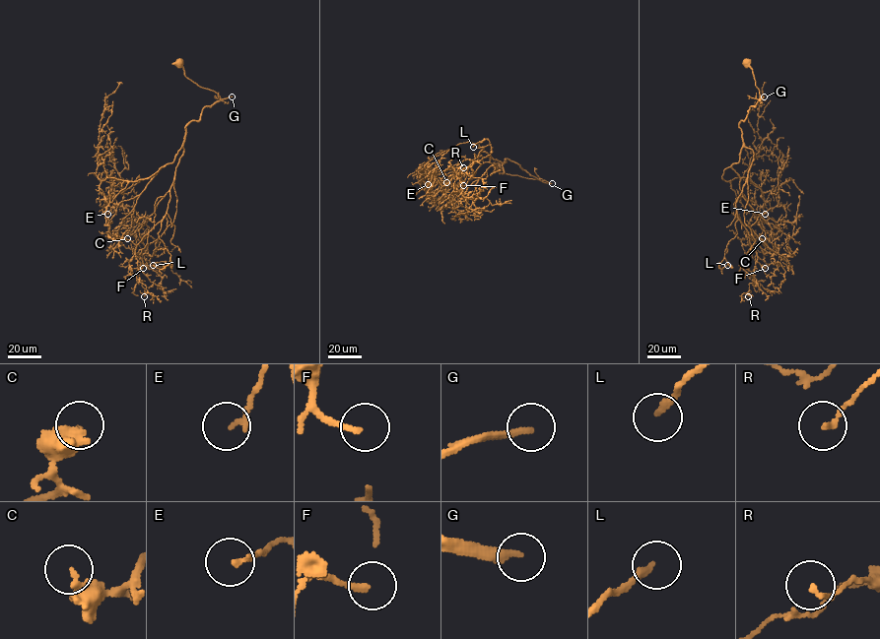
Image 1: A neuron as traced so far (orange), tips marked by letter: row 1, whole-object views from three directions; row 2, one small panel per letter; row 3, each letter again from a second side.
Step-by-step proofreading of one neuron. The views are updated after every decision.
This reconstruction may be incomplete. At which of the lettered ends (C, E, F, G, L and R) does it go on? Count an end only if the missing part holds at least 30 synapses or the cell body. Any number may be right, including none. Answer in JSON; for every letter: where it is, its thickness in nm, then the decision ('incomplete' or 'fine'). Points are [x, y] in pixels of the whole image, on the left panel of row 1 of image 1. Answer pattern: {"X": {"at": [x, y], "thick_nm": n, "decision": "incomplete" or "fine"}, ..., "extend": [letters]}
{"C": {"at": [127, 238], "thick_nm": 320, "decision": "fine"}, "E": {"at": [107, 214], "thick_nm": 160, "decision": "fine"}, "F": {"at": [143, 268], "thick_nm": 160, "decision": "incomplete"}, "G": {"at": [232, 96], "thick_nm": 240, "decision": "incomplete"}, "L": {"at": [153, 265], "thick_nm": 200, "decision": "incomplete"}, "R": {"at": [144, 296], "thick_nm": 140, "decision": "fine"}, "extend": ["F", "G", "L"]}

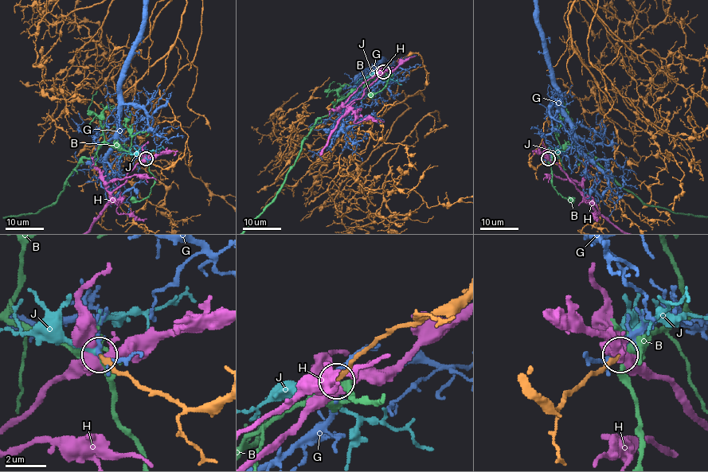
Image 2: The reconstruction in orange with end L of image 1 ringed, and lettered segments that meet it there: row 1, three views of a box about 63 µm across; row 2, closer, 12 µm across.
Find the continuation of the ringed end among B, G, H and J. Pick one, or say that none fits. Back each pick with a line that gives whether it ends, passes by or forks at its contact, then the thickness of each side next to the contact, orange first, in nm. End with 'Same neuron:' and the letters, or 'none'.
J: it passes by; 220 nm thick on the orange side, 170 nm on the other
Same neuron: J

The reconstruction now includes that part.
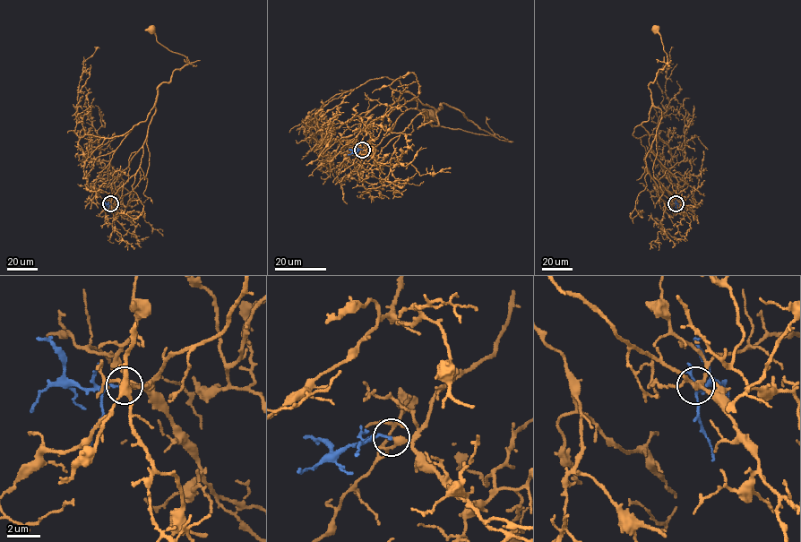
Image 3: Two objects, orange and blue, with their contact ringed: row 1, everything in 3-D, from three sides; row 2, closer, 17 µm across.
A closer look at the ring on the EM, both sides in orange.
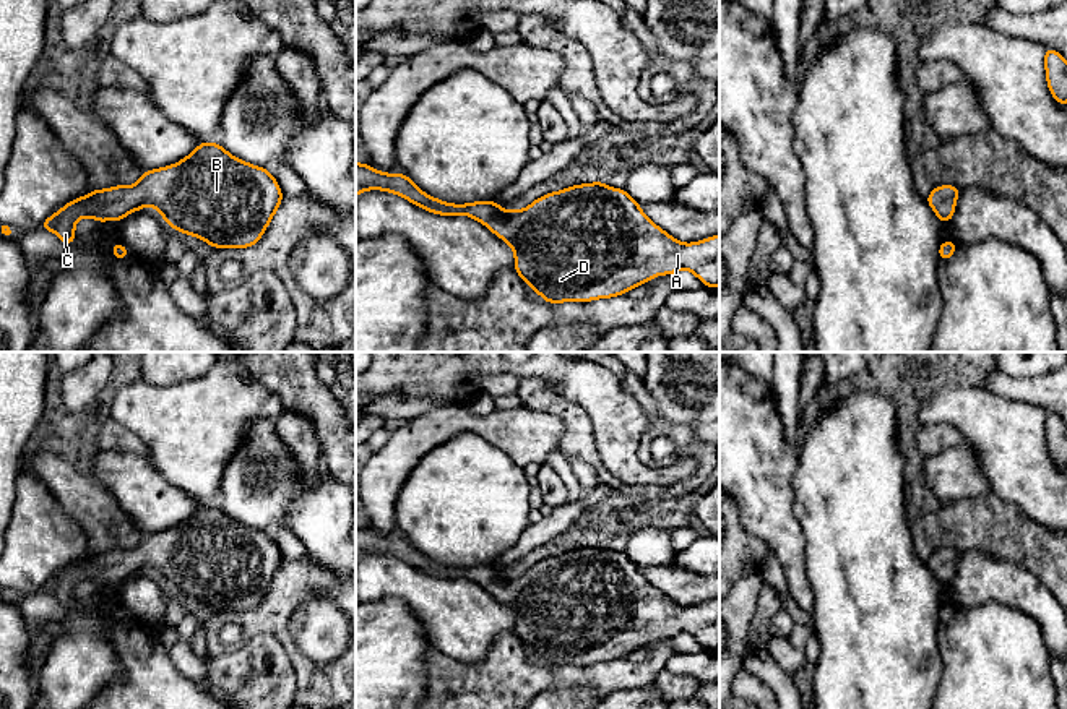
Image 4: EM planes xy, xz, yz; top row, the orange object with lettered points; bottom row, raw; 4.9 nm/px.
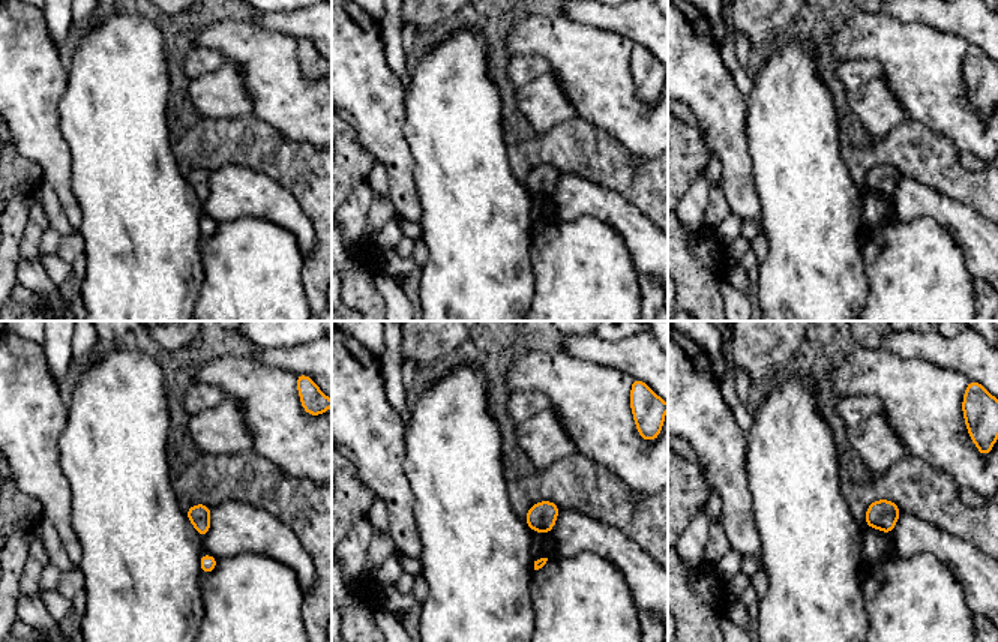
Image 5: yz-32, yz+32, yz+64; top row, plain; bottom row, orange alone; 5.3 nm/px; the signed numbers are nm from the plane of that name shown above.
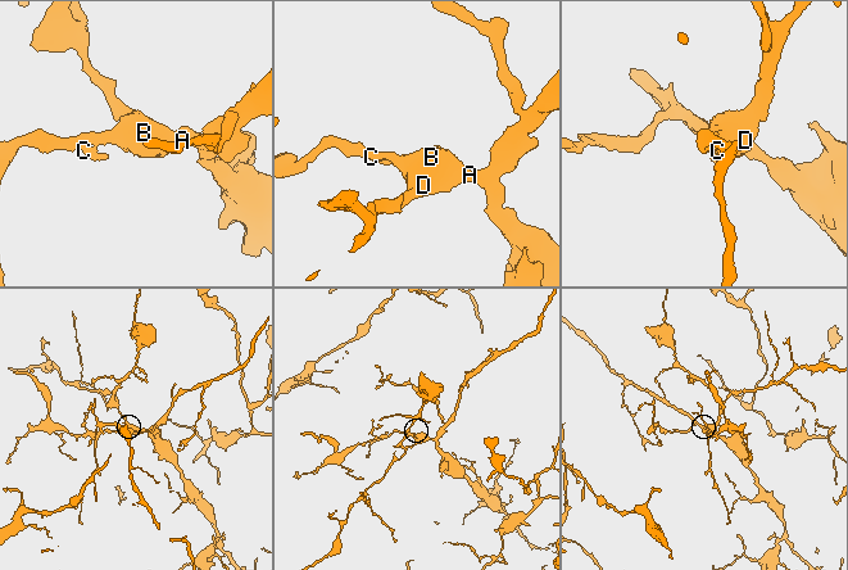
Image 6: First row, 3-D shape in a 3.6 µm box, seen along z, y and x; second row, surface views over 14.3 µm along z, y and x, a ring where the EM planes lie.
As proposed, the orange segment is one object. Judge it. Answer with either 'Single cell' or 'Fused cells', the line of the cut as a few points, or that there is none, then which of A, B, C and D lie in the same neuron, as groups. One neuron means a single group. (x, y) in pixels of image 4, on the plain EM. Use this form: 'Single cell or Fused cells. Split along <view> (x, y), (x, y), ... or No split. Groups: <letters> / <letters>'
Single cell. No split. Groups: A B C D

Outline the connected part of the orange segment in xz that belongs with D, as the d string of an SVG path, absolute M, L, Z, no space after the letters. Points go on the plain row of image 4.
M356 526L356 560L364 553L396 556L440 579L464 578L482 586L515 617L515 634L547 667L591 665L627 657L654 639L689 633L706 651L719 651L719 597L695 607L680 607L640 573L622 552L604 545L583 547L539 560L528 571L507 574L494 563L453 568L426 558L406 537L383 537Z

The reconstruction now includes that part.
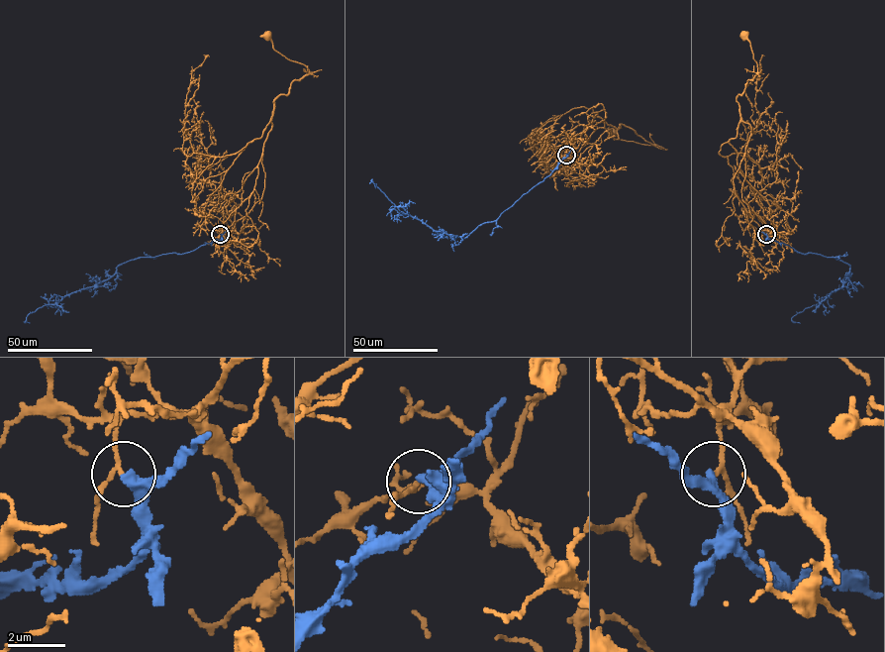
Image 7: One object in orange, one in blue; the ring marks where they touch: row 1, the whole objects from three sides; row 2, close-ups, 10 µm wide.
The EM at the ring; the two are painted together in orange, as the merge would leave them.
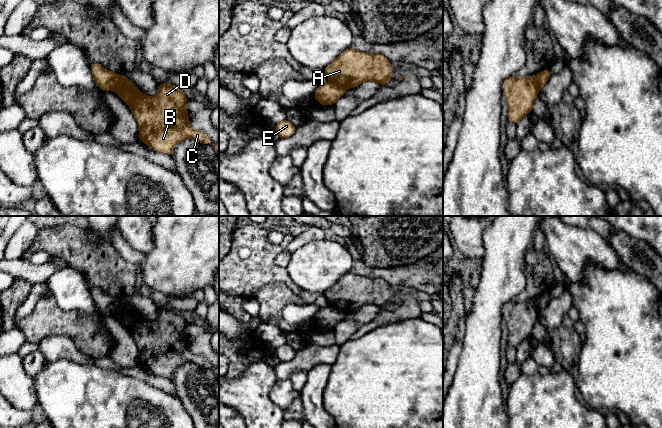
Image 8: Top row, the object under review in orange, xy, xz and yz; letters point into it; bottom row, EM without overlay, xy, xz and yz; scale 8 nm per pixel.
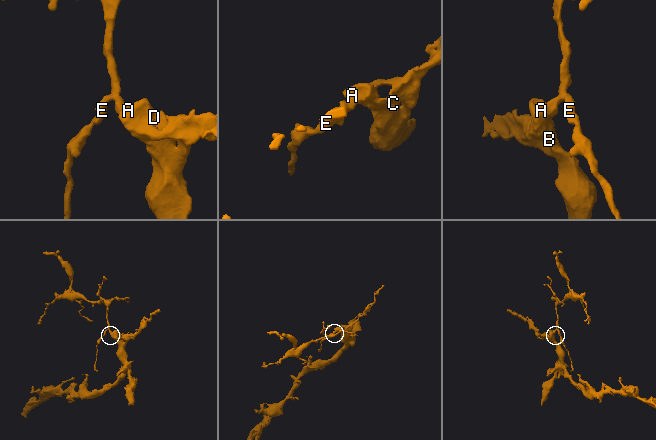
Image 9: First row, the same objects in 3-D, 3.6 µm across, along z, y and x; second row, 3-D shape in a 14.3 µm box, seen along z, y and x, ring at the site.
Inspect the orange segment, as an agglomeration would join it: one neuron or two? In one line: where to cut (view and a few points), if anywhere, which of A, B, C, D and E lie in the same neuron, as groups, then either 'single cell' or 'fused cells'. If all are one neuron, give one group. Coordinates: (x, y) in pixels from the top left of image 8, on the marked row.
xy (121, 76), (114, 90) | A B C D / E | fused cells

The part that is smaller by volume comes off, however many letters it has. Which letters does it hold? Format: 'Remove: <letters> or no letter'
Remove: E

